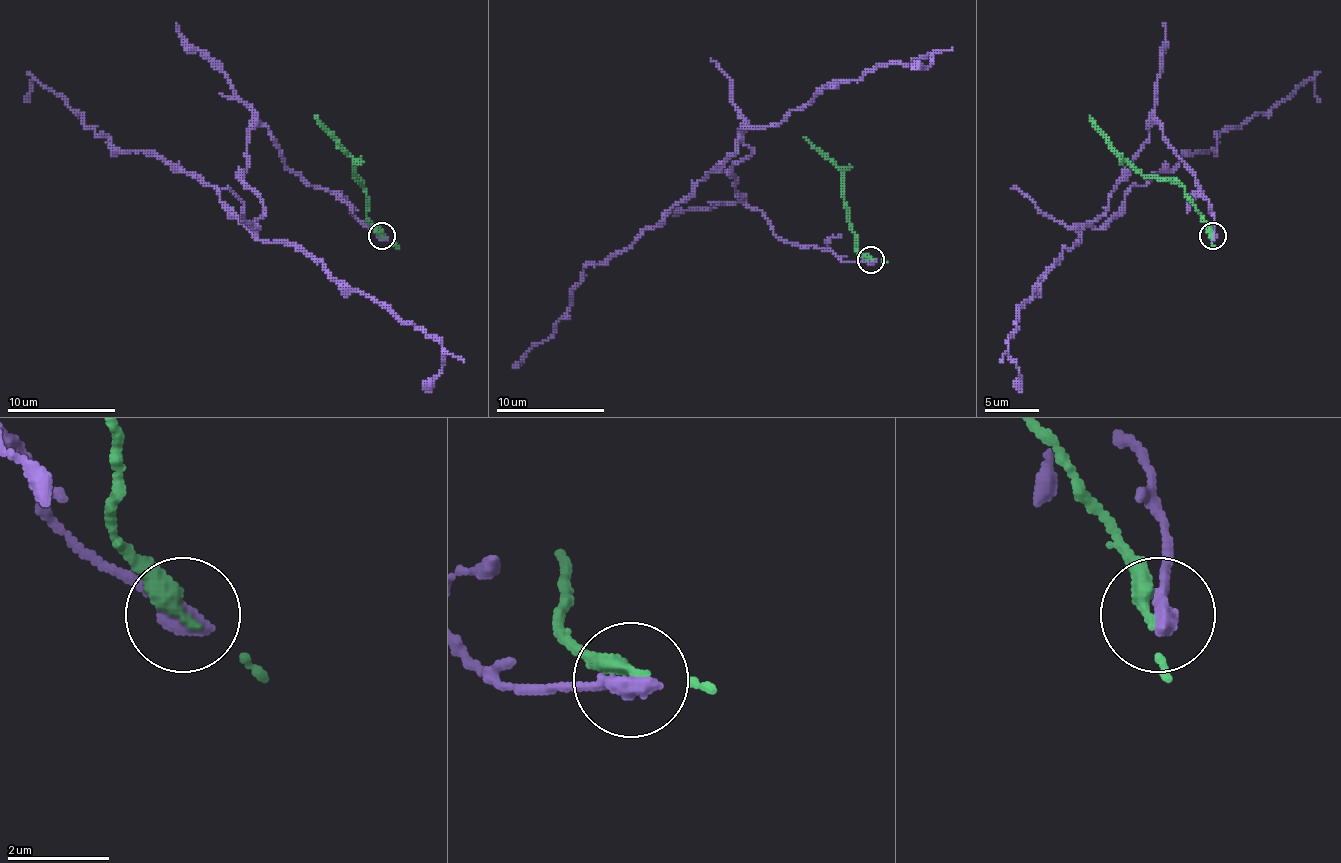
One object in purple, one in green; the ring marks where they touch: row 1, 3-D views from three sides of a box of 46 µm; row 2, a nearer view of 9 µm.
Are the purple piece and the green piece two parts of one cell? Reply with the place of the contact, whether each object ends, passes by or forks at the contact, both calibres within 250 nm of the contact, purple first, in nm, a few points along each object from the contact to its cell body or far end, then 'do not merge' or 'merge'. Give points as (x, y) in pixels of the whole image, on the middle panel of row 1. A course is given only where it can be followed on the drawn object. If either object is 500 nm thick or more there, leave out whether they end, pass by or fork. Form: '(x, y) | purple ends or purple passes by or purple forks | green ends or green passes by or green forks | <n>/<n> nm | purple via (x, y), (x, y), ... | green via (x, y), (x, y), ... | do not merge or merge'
(870, 260) | purple ends | green passes by | 440/280 nm | purple via (871, 259), (784, 243), (738, 197), (741, 140), (659, 224), (589, 264), (513, 368) | green via (871, 259), (855, 248), (849, 229), (844, 175), (803, 137) | do not merge

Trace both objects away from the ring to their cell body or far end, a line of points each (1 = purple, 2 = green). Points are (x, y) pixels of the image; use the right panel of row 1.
1: (1212, 235), (1195, 175), (1157, 123), (1092, 224), (1306, 80), (1320, 102)
2: (1212, 235), (1182, 186), (1144, 178), (1089, 115)

